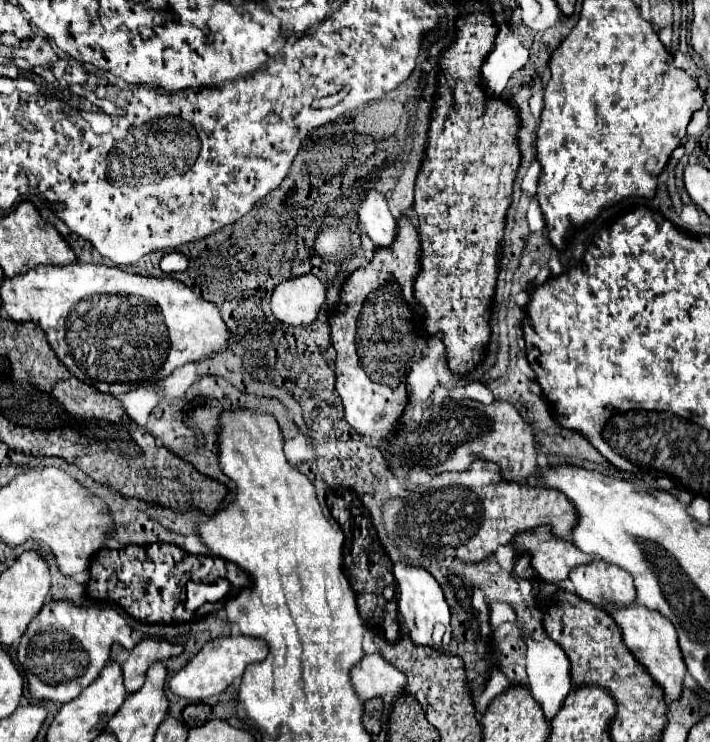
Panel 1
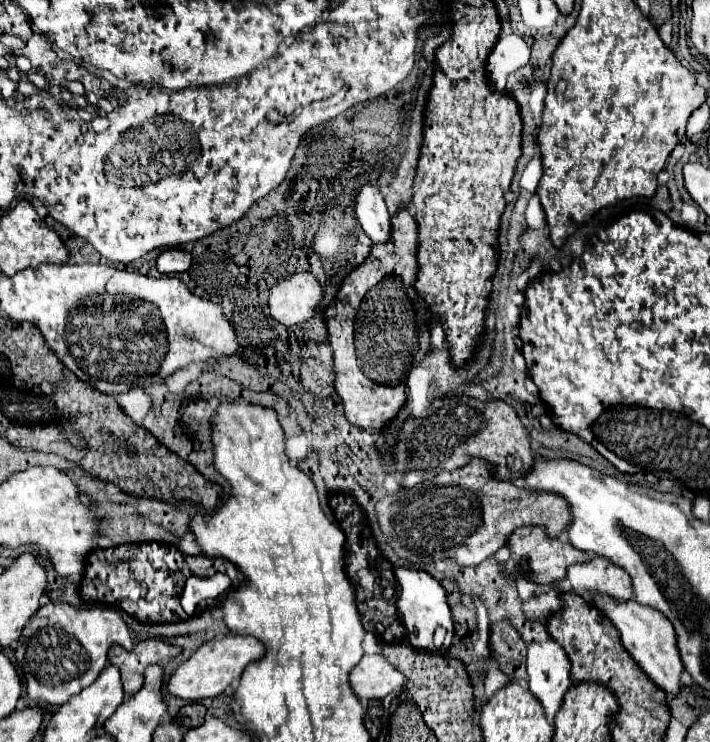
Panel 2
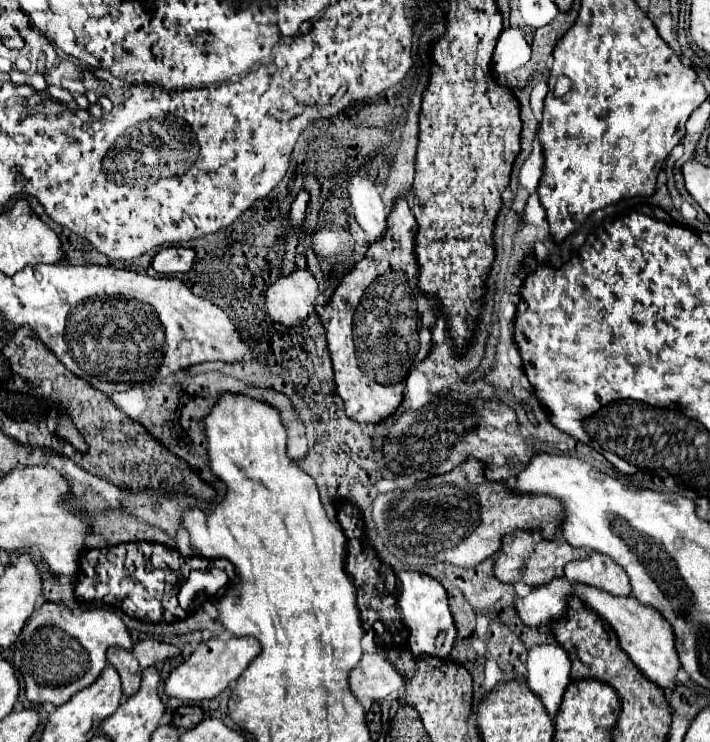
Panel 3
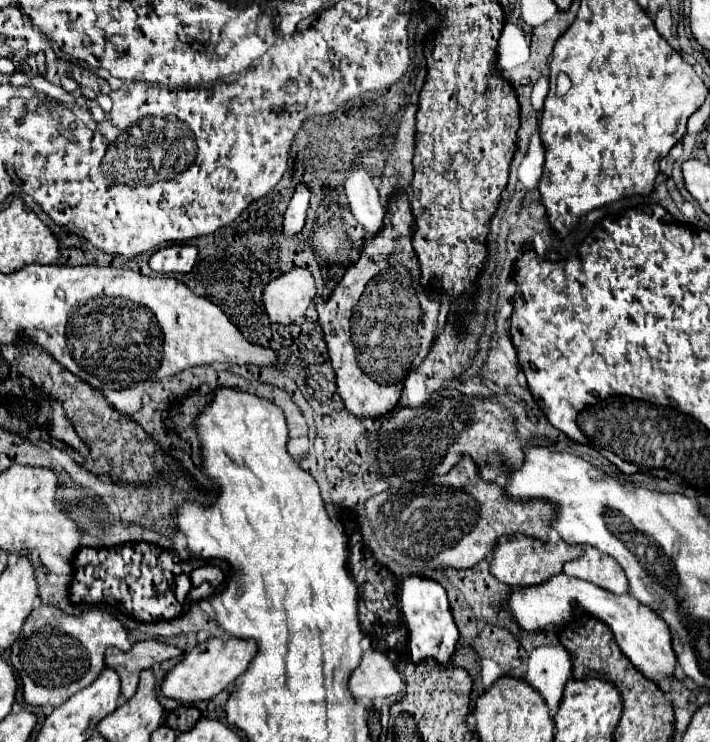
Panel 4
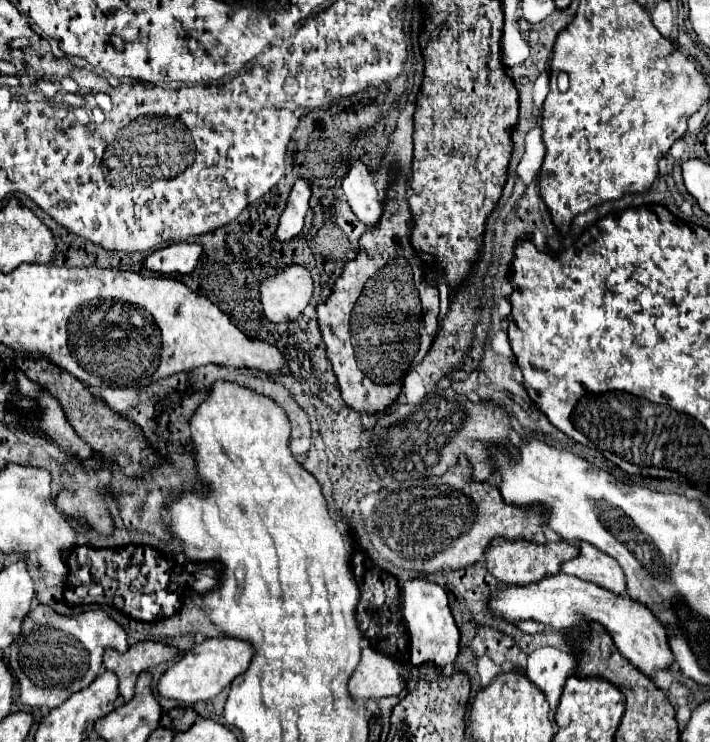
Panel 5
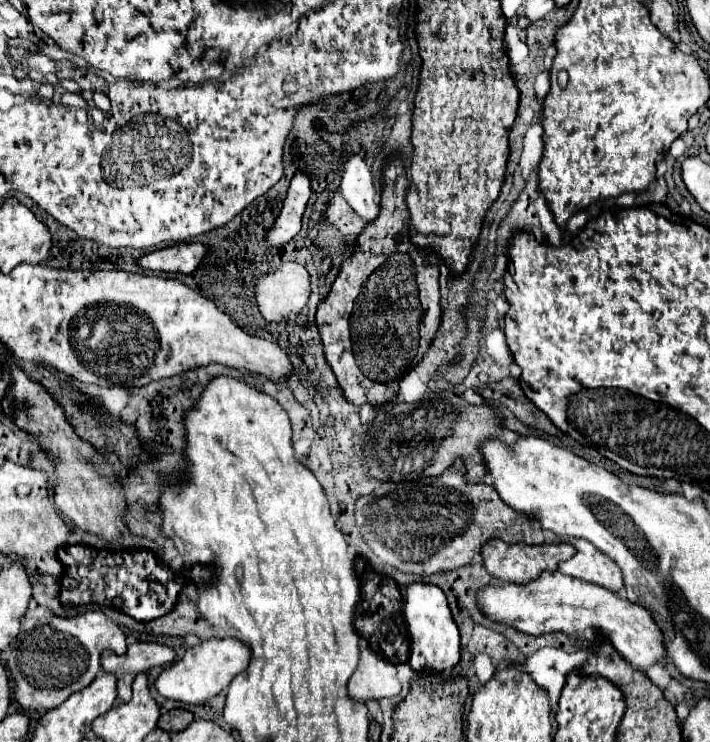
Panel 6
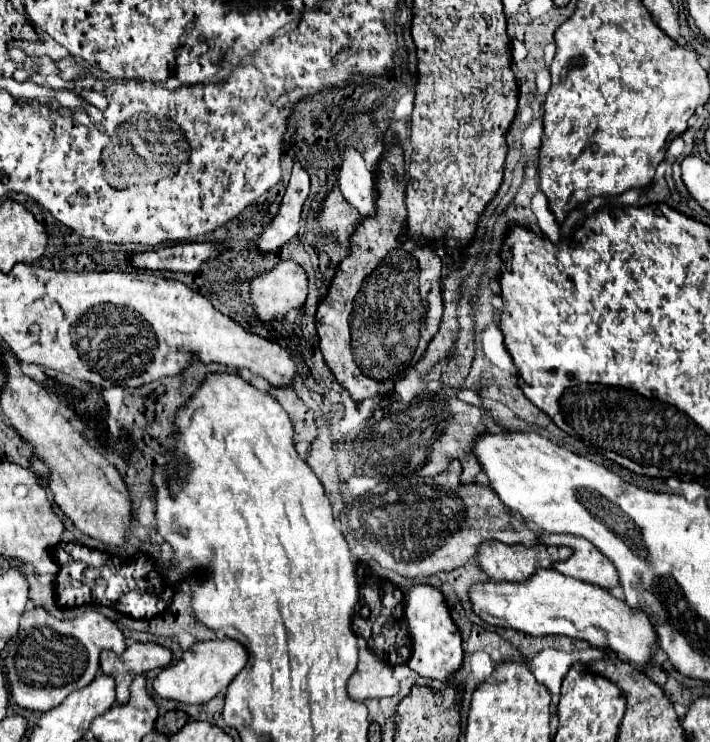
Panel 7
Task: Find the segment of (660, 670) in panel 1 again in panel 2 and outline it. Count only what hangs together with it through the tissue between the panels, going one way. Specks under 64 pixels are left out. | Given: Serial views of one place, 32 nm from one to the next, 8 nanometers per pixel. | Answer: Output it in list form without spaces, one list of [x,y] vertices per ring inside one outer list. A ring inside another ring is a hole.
[[[598,596],[592,600],[592,604],[596,608],[600,608],[600,612],[604,612],[604,616],[608,616],[614,626],[618,628],[620,636],[622,636],[622,644],[624,648],[630,652],[630,656],[636,660],[636,664],[654,680],[654,684],[658,684],[668,696],[676,696],[680,692],[680,676],[684,672],[684,664],[680,660],[680,652],[676,646],[676,632],[672,622],[668,622],[662,612],[656,612],[648,606],[640,606],[638,602],[630,600],[630,602],[620,602],[620,600],[610,600],[608,596]]]

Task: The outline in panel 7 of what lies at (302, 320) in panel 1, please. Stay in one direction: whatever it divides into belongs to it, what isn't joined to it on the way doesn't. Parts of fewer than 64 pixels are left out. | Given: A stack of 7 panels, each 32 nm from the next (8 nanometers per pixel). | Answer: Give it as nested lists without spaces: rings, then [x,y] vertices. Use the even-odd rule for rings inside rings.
[[[280,262],[274,270],[256,276],[250,284],[252,302],[264,322],[300,310],[308,296],[306,270],[296,262]]]

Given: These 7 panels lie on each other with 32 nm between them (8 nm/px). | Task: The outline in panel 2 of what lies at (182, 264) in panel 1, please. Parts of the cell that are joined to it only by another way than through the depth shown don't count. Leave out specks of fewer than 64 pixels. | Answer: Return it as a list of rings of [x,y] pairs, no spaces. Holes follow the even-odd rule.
[[[172,248],[172,250],[166,250],[160,254],[156,266],[162,274],[176,274],[176,272],[186,272],[190,266],[190,260],[192,260],[190,252]]]

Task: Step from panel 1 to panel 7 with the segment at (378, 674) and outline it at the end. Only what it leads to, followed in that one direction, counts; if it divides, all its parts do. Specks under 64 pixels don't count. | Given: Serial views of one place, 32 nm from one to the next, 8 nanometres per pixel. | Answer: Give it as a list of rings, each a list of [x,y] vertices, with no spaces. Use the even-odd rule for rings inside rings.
[[[368,648],[360,650],[360,662],[356,672],[348,680],[348,694],[354,700],[394,696],[400,690],[400,682],[394,678],[394,670],[388,662],[380,660]]]

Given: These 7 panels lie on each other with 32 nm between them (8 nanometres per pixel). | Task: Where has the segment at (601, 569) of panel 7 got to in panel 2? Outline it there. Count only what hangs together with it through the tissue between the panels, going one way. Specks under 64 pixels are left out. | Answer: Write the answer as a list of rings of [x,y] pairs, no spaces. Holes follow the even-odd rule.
[[[594,556],[590,562],[568,568],[568,580],[574,592],[582,598],[594,598],[596,594],[610,596],[612,600],[632,600],[634,588],[632,578],[620,566]]]

